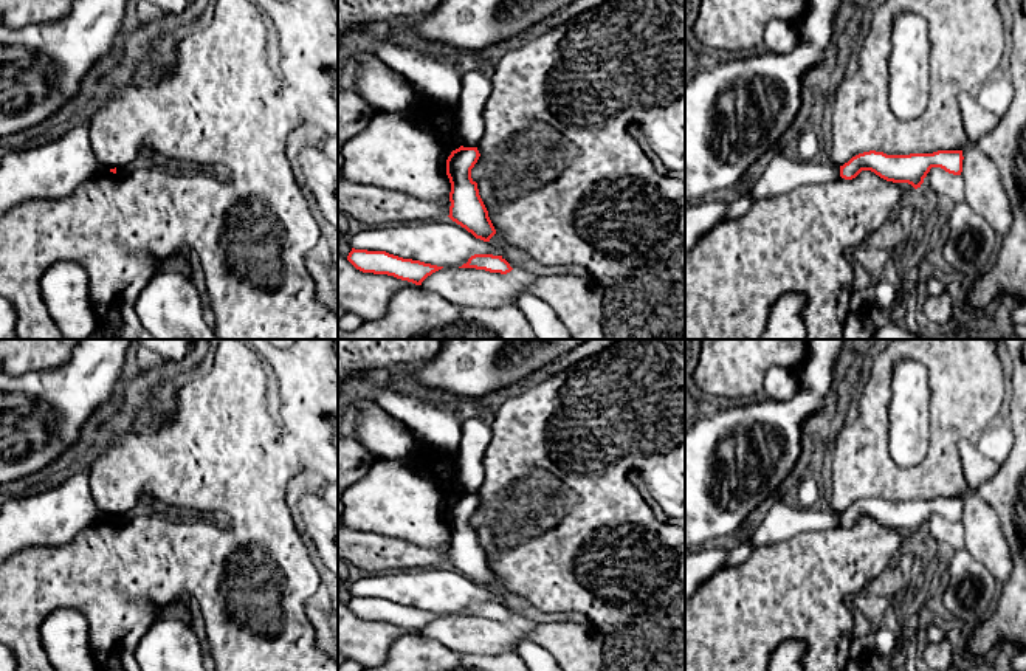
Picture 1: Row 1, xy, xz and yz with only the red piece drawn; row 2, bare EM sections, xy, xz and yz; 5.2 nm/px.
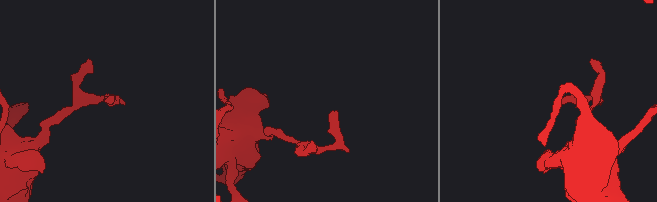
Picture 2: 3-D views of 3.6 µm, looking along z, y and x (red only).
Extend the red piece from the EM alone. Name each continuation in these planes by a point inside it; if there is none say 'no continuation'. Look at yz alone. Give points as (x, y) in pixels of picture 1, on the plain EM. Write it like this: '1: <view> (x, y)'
no continuation

